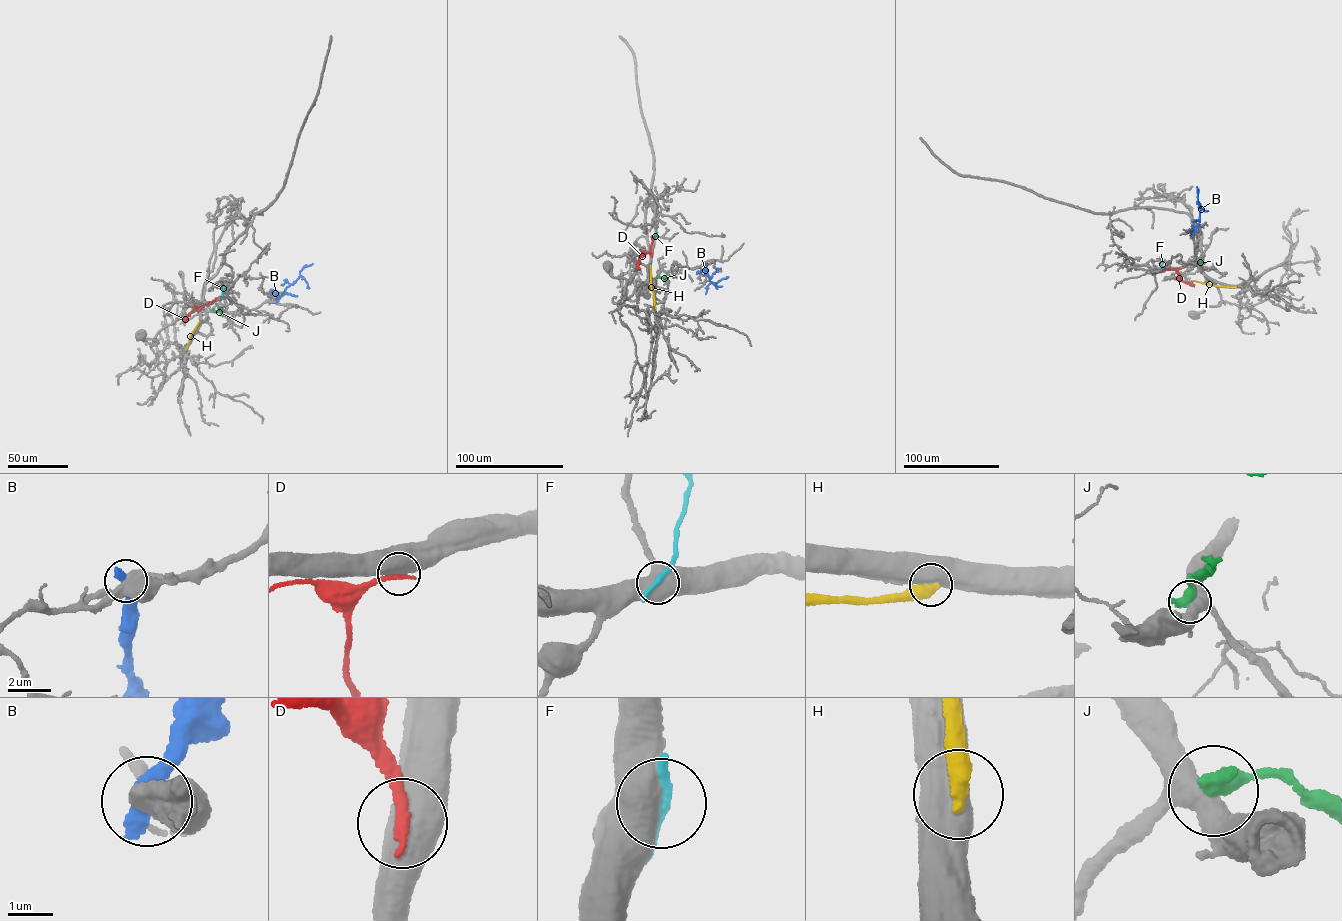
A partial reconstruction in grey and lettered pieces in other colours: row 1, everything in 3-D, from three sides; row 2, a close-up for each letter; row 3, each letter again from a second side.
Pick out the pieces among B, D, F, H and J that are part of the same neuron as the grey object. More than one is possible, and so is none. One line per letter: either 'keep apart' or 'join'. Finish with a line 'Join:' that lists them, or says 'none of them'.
B: keep apart
D: keep apart
F: keep apart
H: keep apart
J: keep apart
Join: none of them

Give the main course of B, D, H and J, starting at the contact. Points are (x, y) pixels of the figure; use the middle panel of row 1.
B: (706, 264), (709, 281), (722, 286)
D: (651, 256), (647, 253), (639, 256), (638, 267), (640, 268)
H: (655, 308), (650, 265)
J: (656, 277), (669, 275)

